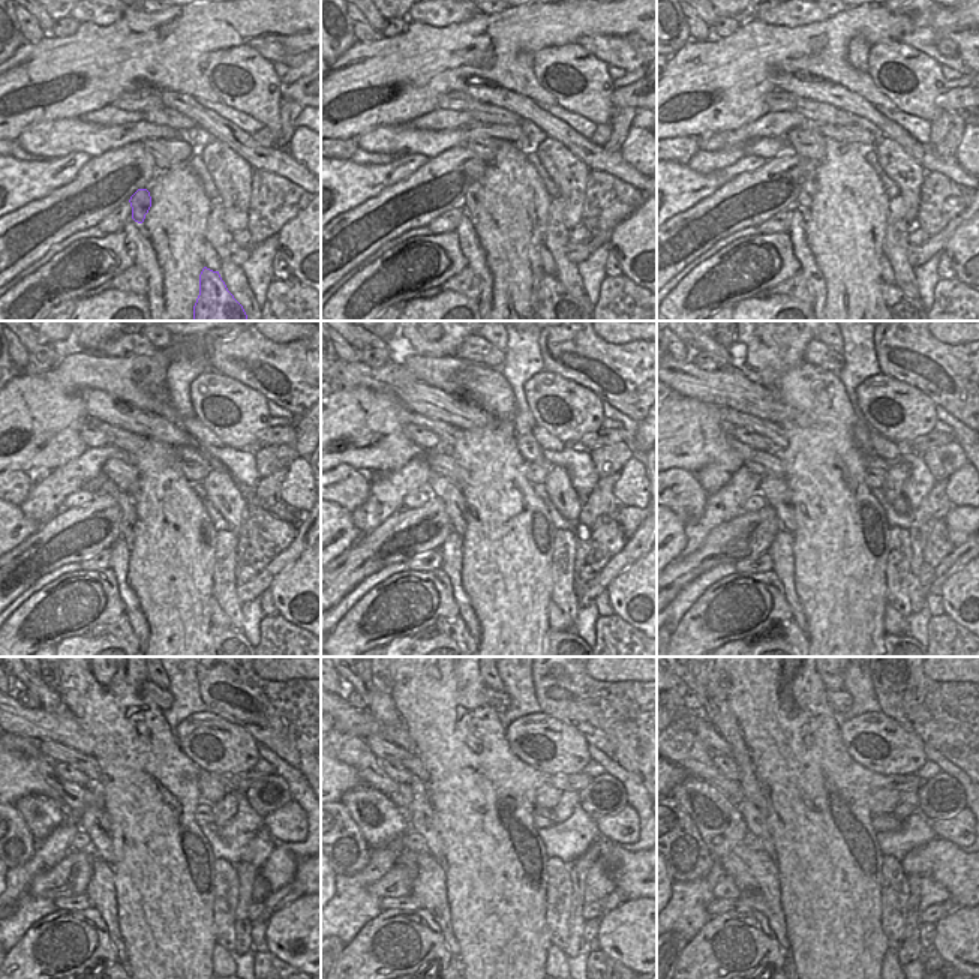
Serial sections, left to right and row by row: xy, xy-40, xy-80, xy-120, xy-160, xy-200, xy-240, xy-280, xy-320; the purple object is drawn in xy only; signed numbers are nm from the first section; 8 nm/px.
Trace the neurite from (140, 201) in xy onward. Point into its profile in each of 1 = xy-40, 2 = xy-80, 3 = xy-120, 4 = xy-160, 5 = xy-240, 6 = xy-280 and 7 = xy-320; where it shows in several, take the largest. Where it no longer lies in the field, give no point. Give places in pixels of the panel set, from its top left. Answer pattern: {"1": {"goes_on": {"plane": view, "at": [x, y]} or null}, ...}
{"1": {"goes_on": {"plane": "xy-40", "at": [471, 198]}}, "2": {"goes_on": {"plane": "xy-80", "at": [808, 188]}}, "3": {"goes_on": {"plane": "xy-120", "at": [102, 485]}}, "4": {"goes_on": {"plane": "xy-160", "at": [440, 486]}}, "5": {"goes_on": {"plane": "xy-240", "at": [95, 822]}}, "6": {"goes_on": {"plane": "xy-280", "at": [422, 817]}}, "7": {"goes_on": {"plane": "xy-320", "at": [753, 807]}}}

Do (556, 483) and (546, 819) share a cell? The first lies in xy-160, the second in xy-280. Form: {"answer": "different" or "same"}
{"answer": "different"}

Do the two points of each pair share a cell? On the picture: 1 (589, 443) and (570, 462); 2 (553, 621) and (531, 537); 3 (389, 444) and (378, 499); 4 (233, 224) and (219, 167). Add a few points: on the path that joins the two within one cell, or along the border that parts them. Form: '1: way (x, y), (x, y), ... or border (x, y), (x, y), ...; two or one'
1: border (565, 446), (574, 446), (588, 452); two
2: border (550, 600), (547, 606), (549, 628); two
3: border (414, 458), (399, 468), (383, 474); two
4: way (233, 210), (231, 180); one

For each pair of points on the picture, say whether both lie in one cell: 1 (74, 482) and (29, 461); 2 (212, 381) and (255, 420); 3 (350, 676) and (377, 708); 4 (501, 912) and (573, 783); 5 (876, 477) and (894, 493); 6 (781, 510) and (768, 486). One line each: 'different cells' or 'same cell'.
1: different cells
2: same cell
3: same cell
4: same cell
5: different cells
6: same cell

